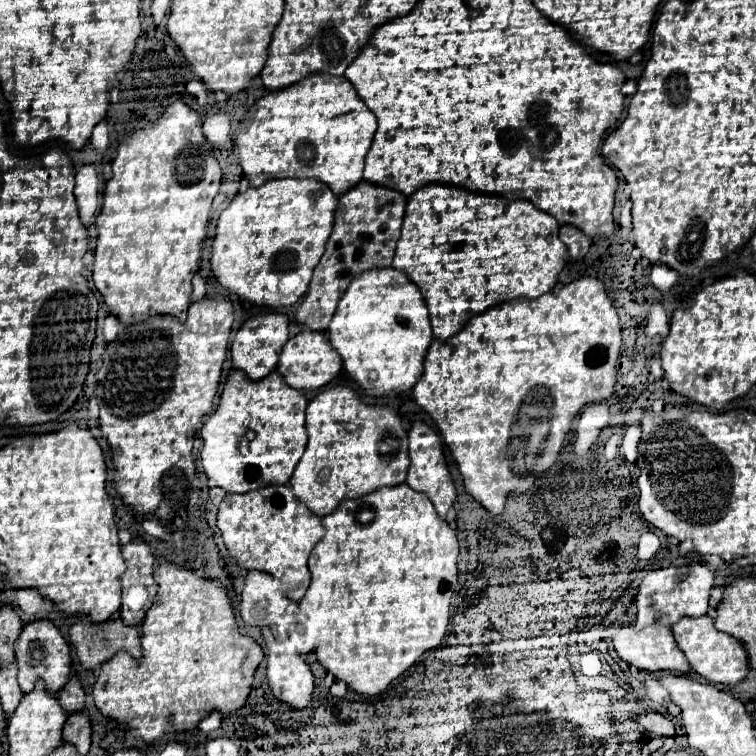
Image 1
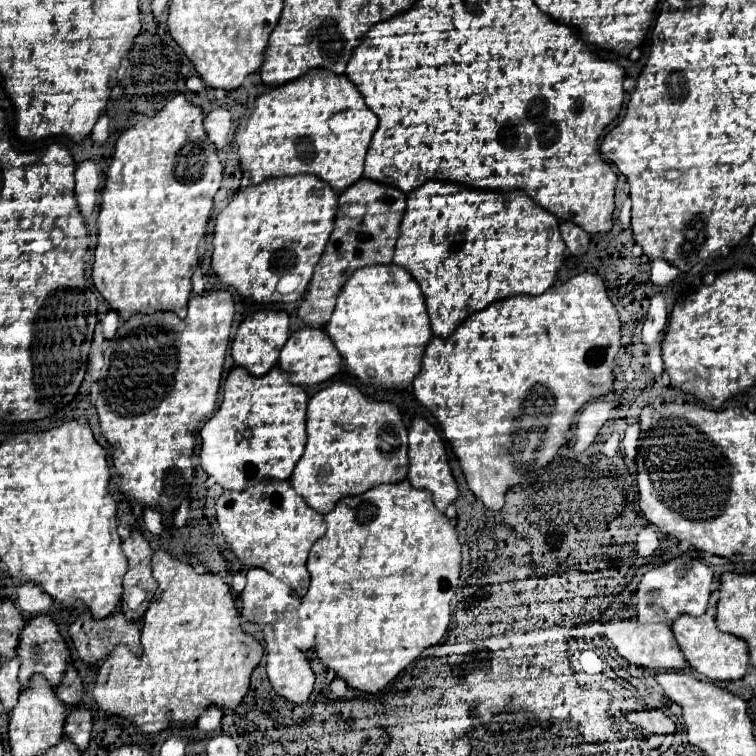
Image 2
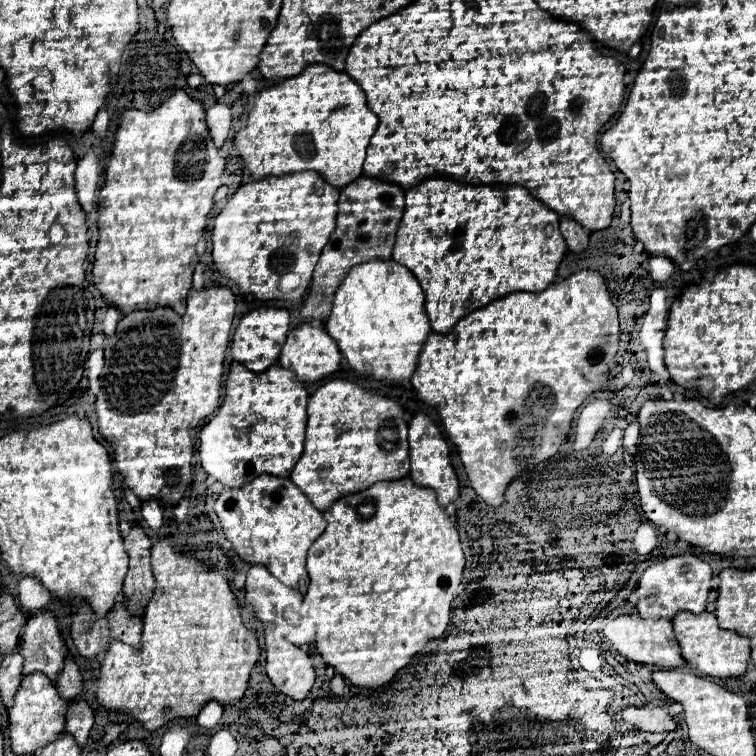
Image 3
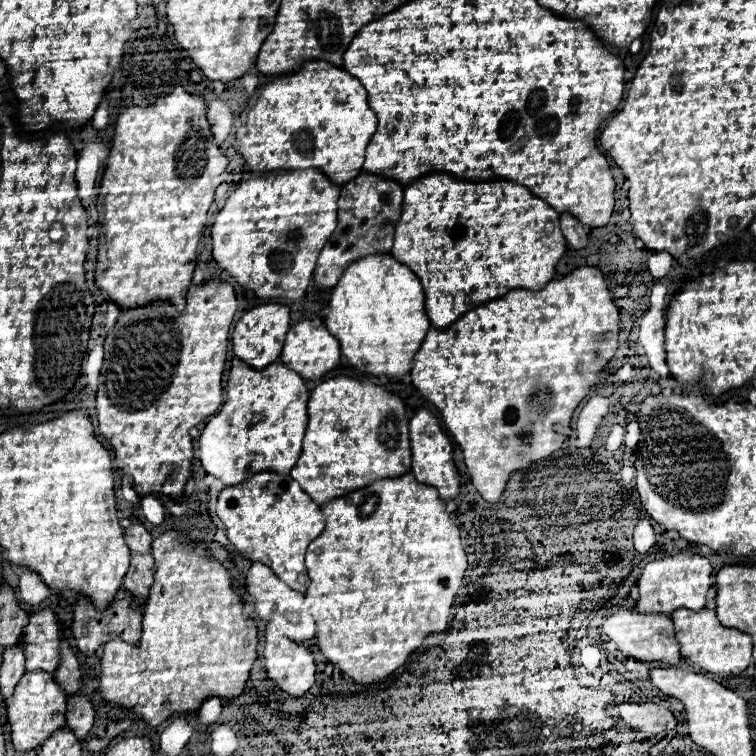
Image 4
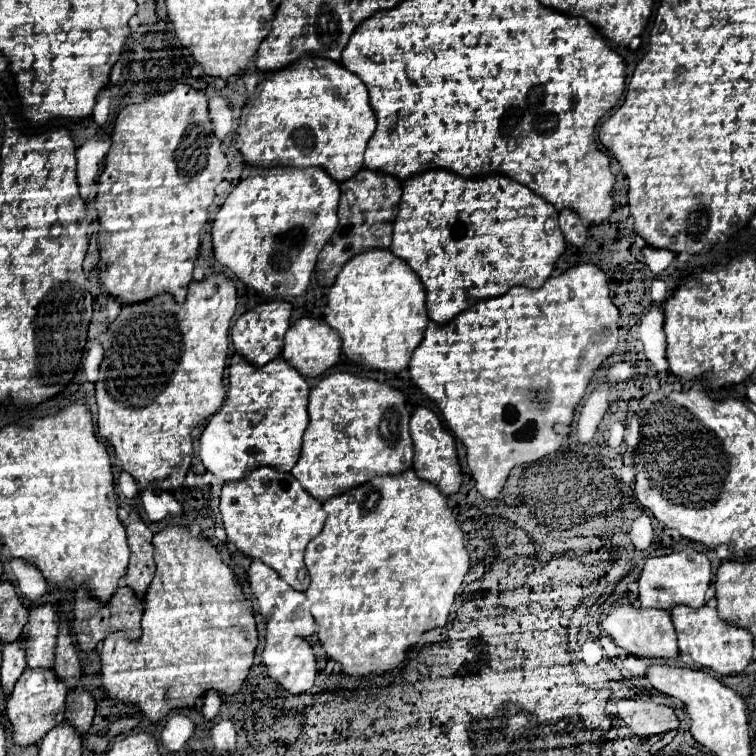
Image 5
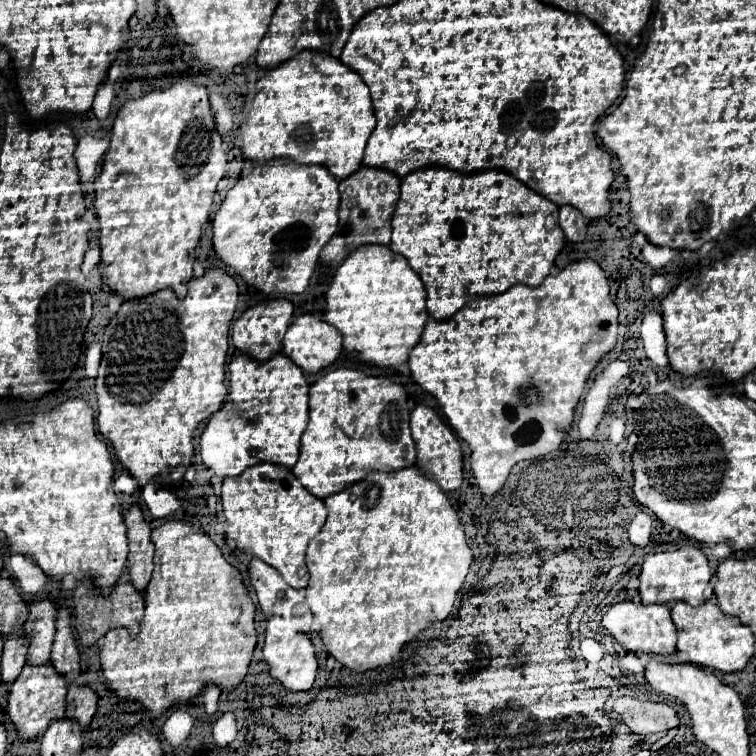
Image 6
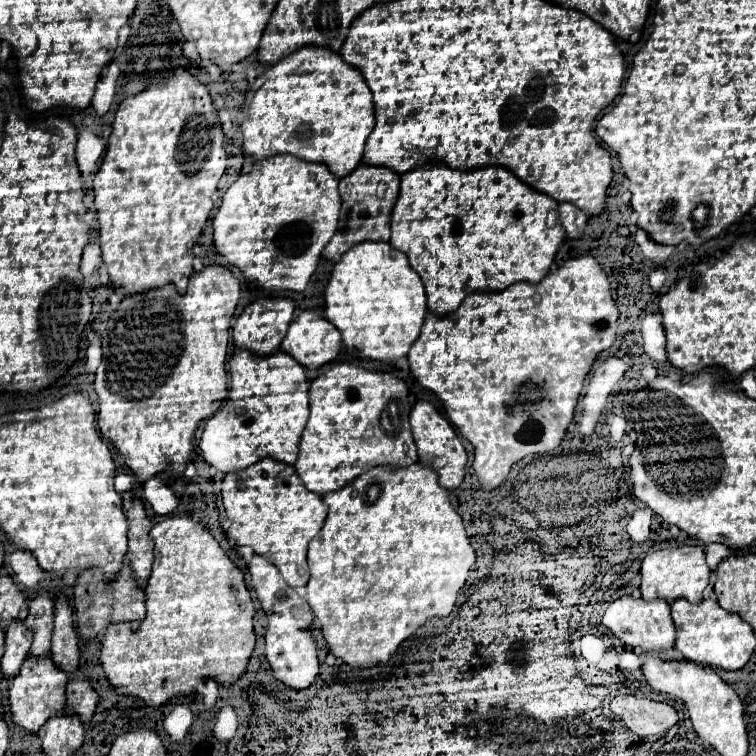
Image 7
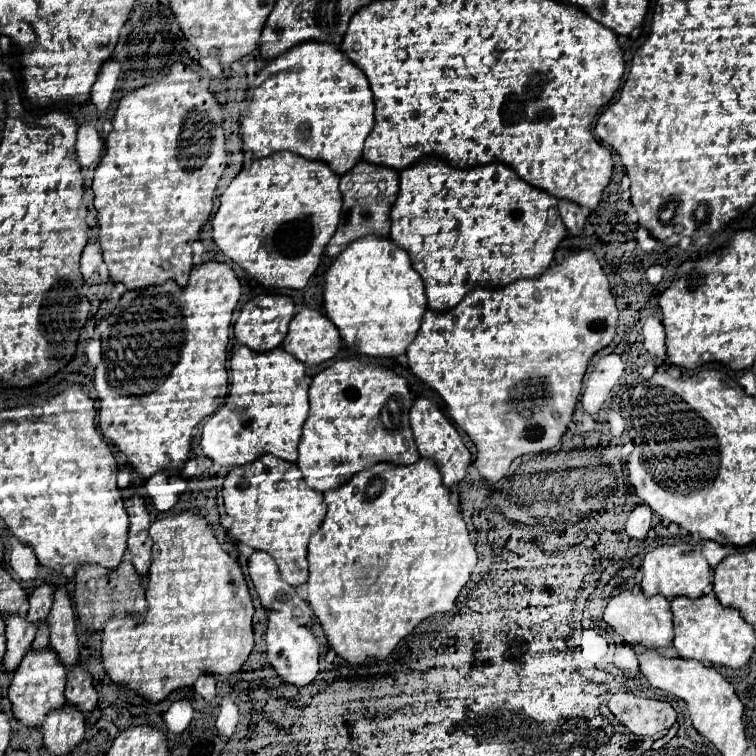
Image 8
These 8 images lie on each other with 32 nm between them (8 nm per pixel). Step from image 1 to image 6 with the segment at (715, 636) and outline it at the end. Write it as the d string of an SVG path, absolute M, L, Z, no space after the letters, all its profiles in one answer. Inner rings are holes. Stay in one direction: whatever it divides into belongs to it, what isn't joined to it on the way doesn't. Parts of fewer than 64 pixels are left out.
M706 600L700 606L690 606L686 602L676 602L672 606L672 620L678 630L678 650L688 654L690 662L714 668L720 672L738 672L754 654L754 636L746 624L736 616L728 616L718 604Z

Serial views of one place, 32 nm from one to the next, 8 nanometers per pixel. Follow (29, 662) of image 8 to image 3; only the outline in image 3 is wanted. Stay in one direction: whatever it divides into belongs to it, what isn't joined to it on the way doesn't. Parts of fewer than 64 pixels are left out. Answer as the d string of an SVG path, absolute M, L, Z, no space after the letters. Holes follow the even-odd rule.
M34 672L22 678L16 696L14 706L8 708L10 718L10 744L16 754L34 754L44 744L52 742L62 730L64 730L64 716L66 716L68 702L60 696L56 684L42 672Z

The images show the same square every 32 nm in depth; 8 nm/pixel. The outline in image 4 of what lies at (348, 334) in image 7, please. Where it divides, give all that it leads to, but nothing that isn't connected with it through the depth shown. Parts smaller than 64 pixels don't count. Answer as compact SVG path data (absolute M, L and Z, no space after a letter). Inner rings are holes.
M370 254L346 266L338 284L330 290L328 314L324 318L324 324L332 334L336 334L342 354L352 366L366 374L386 374L392 378L400 378L410 372L412 356L416 354L416 348L420 348L424 332L428 332L430 328L430 320L424 308L424 290L418 276L412 274L412 270L402 262L394 260L392 254Z

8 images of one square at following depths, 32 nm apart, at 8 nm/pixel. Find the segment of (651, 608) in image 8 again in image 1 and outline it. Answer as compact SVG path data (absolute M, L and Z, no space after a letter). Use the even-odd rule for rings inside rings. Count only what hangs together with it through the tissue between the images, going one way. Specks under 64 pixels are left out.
M610 624L606 628L608 638L614 644L614 650L618 652L618 656L628 662L630 666L636 666L640 670L648 670L648 672L656 672L656 670L666 670L666 672L676 672L676 674L686 674L690 672L690 664L684 656L684 652L678 648L672 630L660 624L650 624L644 628L638 628L634 624Z

